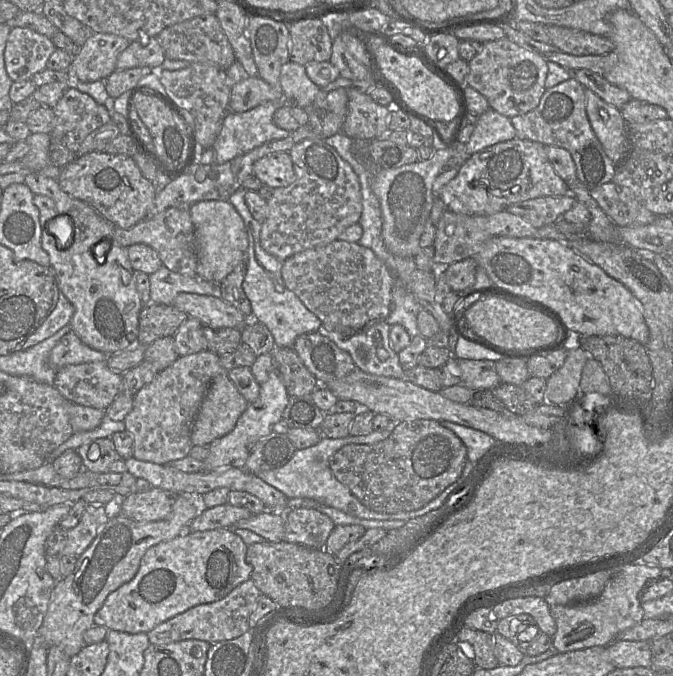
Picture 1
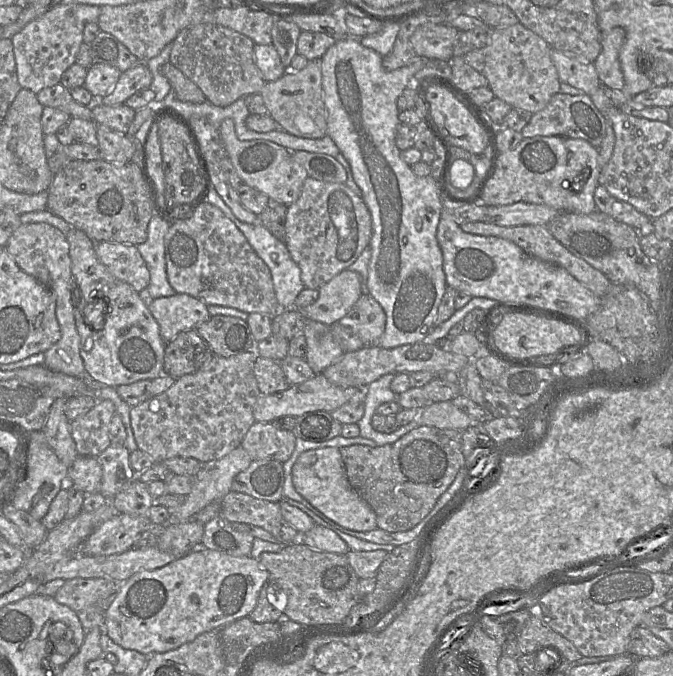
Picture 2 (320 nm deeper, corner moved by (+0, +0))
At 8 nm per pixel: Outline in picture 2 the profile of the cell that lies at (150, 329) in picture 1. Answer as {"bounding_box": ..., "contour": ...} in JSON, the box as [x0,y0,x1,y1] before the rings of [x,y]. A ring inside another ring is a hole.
{"bounding_box":[164,329,214,379],"contour":[[[196,329],[180,332],[166,343],[164,372],[174,379],[197,372],[214,353]]]}

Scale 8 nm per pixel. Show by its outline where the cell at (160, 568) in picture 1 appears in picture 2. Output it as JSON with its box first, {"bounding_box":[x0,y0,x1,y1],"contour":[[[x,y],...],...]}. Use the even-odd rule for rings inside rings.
{"bounding_box":[103,548,268,656],"contour":[[[206,548],[196,549],[161,568],[135,573],[119,584],[105,612],[103,628],[116,644],[125,649],[136,650],[146,656],[167,652],[193,641],[204,632],[221,630],[249,616],[257,604],[262,586],[268,580],[268,571],[250,555],[235,557]]]}

